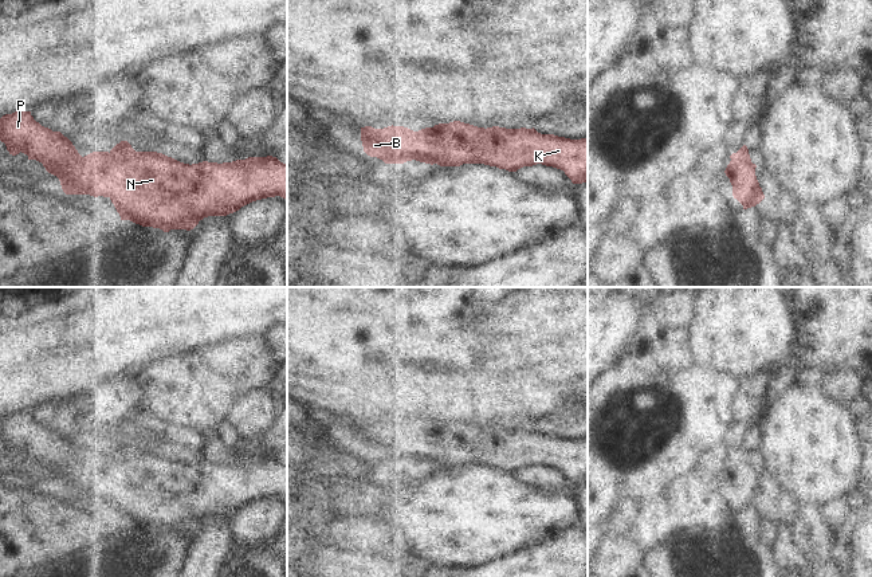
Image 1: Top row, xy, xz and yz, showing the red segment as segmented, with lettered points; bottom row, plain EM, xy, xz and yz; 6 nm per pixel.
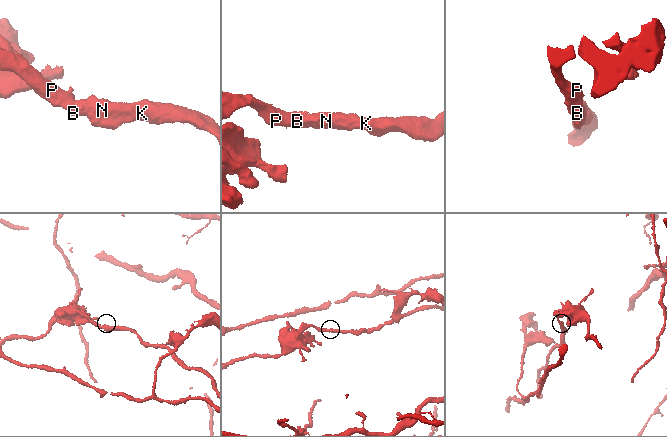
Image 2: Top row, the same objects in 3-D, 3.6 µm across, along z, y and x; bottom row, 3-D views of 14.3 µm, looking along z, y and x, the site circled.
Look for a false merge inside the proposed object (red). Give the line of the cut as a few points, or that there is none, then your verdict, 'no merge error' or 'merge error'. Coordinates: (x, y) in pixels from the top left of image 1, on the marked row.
cut none; no merge error

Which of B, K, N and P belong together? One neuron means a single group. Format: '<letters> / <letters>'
B K N P

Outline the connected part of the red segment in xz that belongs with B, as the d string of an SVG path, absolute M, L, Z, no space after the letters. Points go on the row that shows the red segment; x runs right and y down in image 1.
M460 121L439 123L413 132L404 126L374 129L361 127L364 152L385 164L420 161L440 166L460 166L463 164L484 164L516 172L523 166L542 164L565 172L573 184L588 182L588 138L570 140L554 134L541 134L533 129L506 129L499 126L478 127Z

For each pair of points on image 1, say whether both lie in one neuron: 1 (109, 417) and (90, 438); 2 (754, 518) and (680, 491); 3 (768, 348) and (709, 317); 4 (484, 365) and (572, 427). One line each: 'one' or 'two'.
1: two
2: two
3: one
4: two

